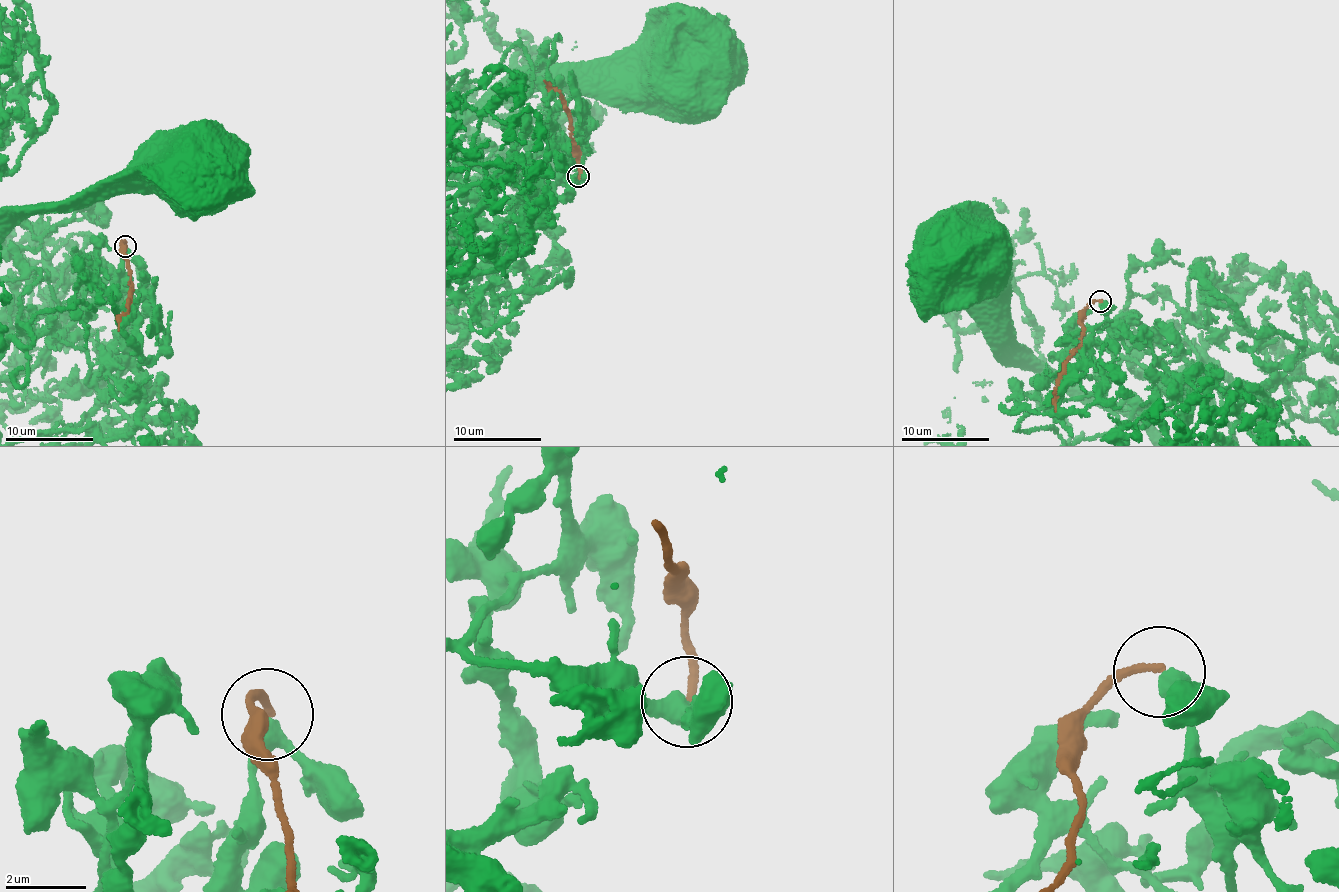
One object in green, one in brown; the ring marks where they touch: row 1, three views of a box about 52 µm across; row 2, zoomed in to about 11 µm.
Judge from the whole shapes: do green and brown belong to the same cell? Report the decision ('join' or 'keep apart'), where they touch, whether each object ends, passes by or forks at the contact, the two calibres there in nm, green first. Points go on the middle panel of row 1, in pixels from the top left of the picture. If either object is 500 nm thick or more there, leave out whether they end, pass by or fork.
keep apart | (578, 176) | green passes by | brown ends | 360/180 nm

